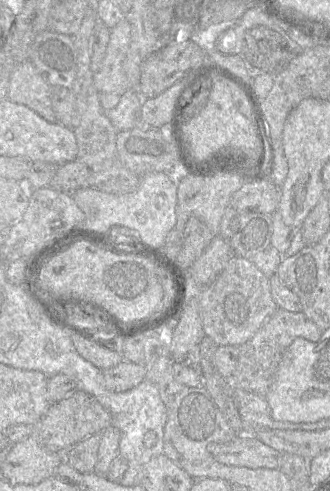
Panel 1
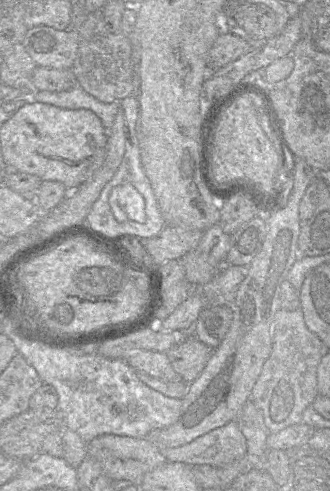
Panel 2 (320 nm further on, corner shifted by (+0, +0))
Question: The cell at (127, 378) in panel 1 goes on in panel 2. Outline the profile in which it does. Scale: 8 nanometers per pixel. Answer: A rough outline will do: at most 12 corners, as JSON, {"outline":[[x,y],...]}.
{"outline":[[188,337],[166,352],[183,381],[192,383],[213,349]]}

